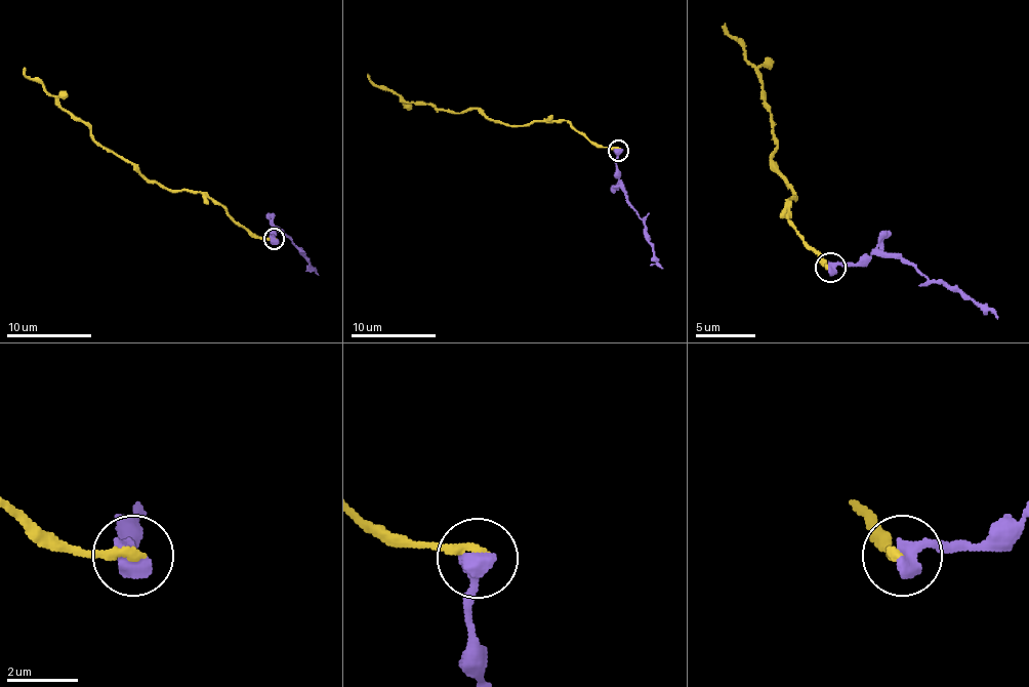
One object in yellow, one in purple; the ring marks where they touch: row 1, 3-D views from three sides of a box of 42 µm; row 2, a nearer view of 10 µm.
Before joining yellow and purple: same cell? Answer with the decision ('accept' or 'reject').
reject

